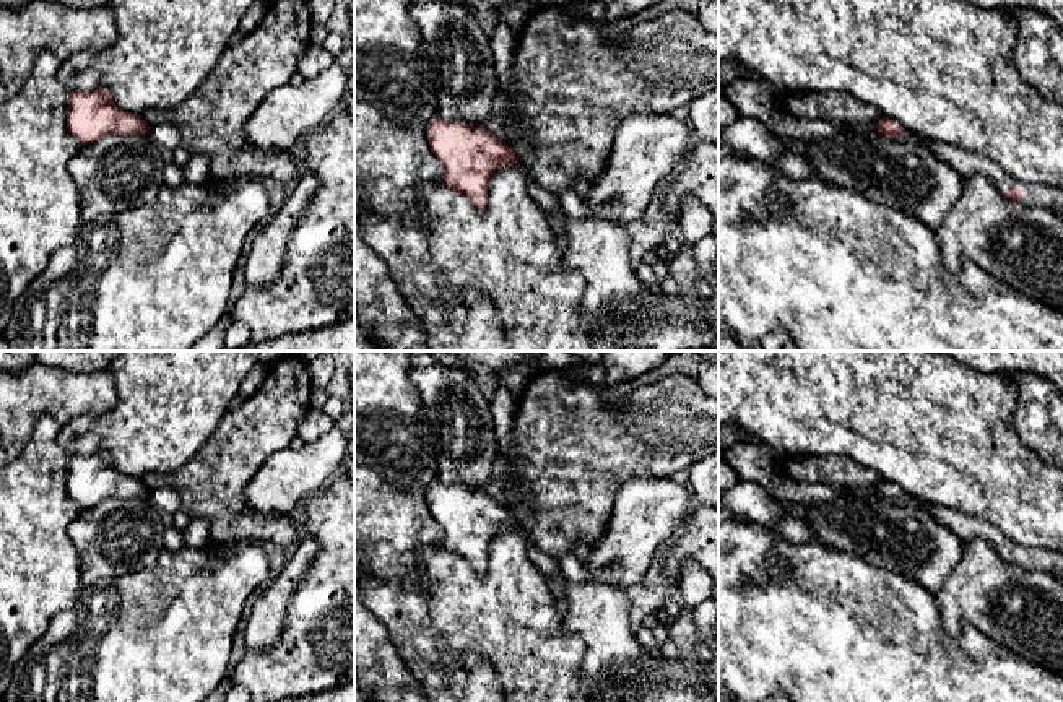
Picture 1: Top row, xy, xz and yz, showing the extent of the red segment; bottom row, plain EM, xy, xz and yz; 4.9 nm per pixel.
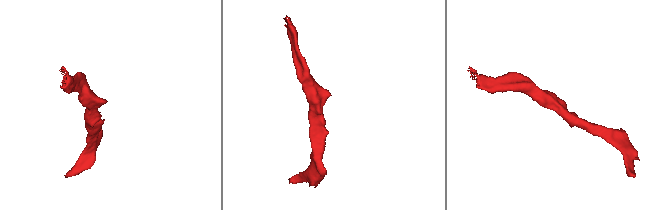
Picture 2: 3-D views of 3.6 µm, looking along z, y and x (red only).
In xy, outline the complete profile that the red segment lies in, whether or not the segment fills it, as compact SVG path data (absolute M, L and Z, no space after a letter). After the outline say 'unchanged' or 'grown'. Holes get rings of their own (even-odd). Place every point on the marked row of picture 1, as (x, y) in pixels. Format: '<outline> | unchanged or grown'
M107 88L70 91L67 127L81 145L94 143L107 133L130 135L150 130L141 115L119 109Z | unchanged

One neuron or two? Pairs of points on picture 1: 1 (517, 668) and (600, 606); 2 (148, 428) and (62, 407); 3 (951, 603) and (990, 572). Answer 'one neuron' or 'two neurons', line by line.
1: two neurons
2: two neurons
3: one neuron

